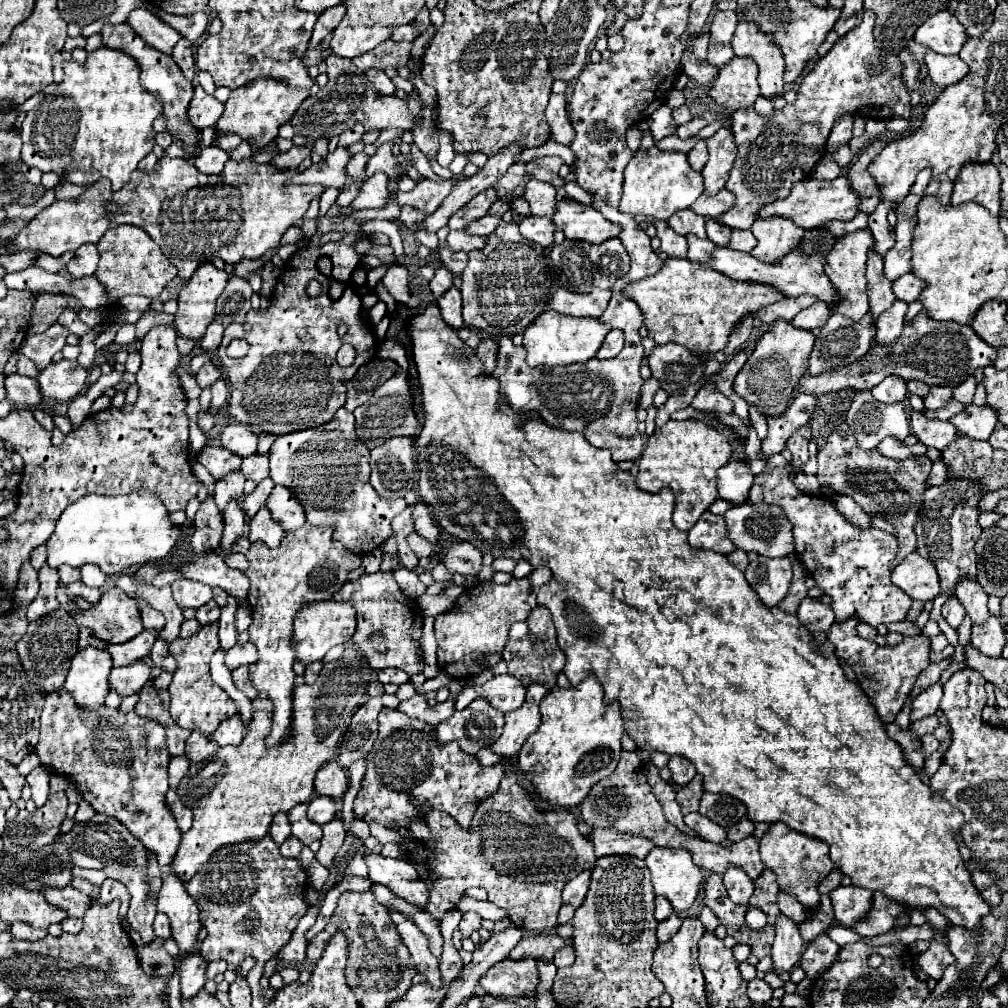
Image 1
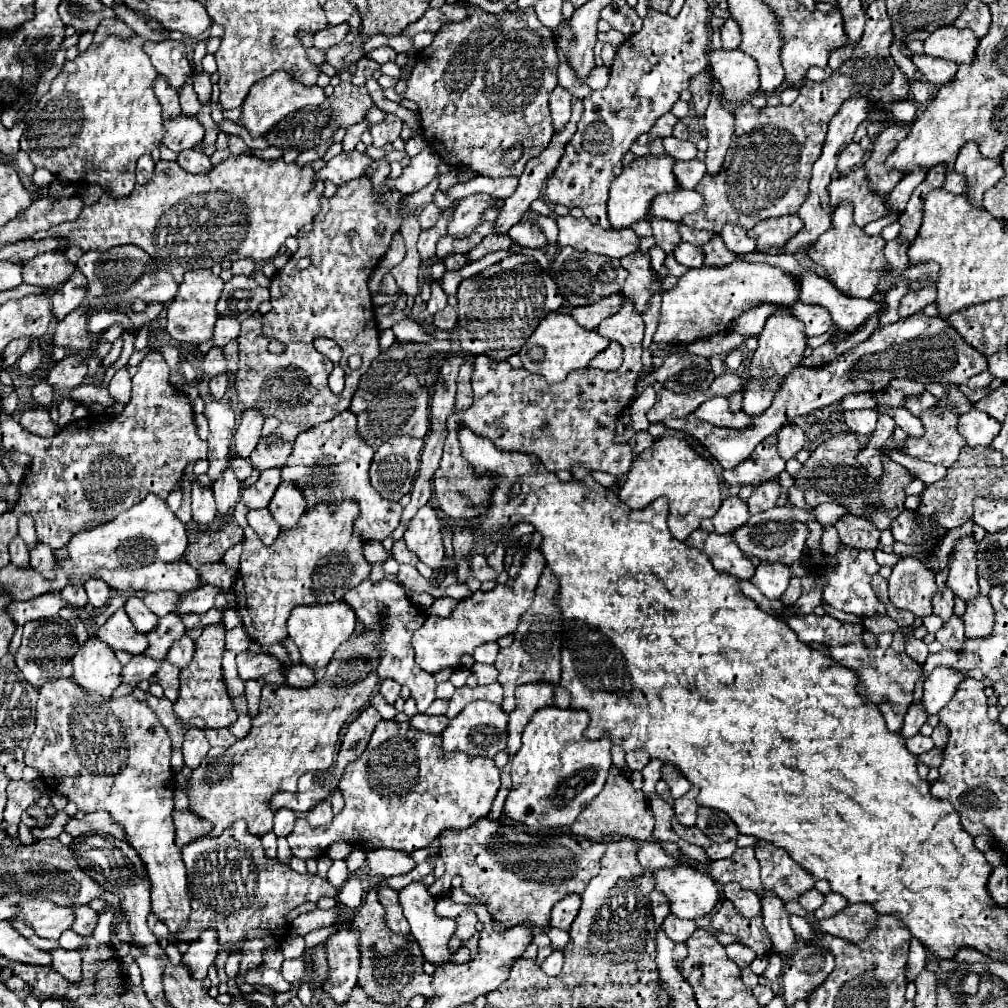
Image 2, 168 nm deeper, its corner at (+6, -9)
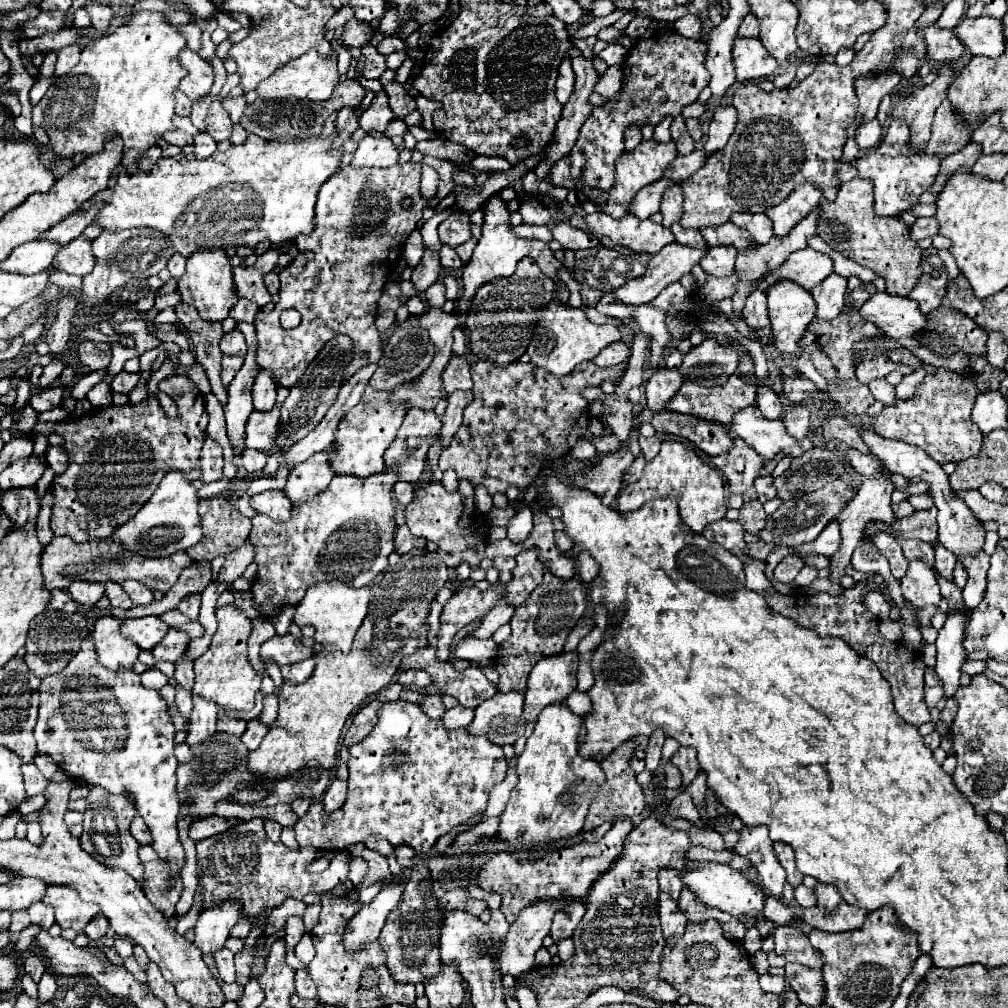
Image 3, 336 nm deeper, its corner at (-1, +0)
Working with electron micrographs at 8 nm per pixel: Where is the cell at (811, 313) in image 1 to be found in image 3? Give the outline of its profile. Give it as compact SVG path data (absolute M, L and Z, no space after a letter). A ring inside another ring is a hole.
M829 274L821 284L817 284L811 294L817 302L817 320L833 320L835 316L841 314L845 306L845 290L847 290L847 280L841 278L839 274Z

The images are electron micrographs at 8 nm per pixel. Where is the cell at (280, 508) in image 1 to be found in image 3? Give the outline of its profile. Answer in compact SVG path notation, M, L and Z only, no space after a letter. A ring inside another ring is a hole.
M323 450L321 454L307 458L307 462L301 462L291 470L283 492L293 504L301 504L313 500L319 492L323 492L329 486L333 476L335 474L333 470L329 470L329 464L325 462L325 450Z

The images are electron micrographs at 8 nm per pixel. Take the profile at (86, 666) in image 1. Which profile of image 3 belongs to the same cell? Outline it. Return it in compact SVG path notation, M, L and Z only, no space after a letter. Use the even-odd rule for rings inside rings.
M101 616L95 622L95 628L91 632L91 640L97 648L97 660L107 670L119 670L119 668L131 668L137 660L139 646L121 638L119 632L121 620L115 616Z

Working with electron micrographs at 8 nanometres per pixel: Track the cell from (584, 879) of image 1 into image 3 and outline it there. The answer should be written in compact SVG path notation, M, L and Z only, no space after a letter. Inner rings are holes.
M581 900L569 902L569 906L559 910L553 916L553 924L551 924L551 936L553 936L553 940L571 936L573 930L577 928L579 920L583 918L583 914L585 914L585 904Z

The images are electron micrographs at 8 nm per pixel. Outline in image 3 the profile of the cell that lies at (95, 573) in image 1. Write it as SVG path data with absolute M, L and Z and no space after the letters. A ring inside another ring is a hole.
M105 582L105 594L107 594L111 606L115 606L115 608L131 608L133 606L133 602L125 594L123 586L117 582Z

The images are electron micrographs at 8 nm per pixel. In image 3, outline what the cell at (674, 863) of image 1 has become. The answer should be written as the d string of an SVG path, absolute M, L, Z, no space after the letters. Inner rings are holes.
M689 860L685 870L679 872L679 876L681 876L683 886L689 888L703 906L713 906L723 912L729 912L731 916L743 916L743 918L755 918L761 912L763 888L757 886L755 882L747 880L739 870L733 870L733 868L729 868L725 864L717 864L717 862Z

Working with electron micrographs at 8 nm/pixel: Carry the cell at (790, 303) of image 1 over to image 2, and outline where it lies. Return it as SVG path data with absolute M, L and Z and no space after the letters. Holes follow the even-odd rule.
M756 305L752 307L750 311L742 313L734 323L732 323L732 331L736 331L738 335L744 335L744 337L758 337L768 315L774 311L774 305Z

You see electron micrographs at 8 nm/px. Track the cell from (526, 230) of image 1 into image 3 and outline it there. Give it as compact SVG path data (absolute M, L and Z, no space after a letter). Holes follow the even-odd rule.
M523 200L519 214L523 216L523 224L533 224L533 226L547 226L551 220L549 210L539 200Z

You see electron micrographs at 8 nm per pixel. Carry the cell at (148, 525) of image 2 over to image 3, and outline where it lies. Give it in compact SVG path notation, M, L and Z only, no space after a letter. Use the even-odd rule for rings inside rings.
M177 472L165 474L159 482L153 496L143 504L143 508L129 518L125 524L113 530L111 538L115 538L125 550L137 552L147 558L163 558L171 556L179 550L187 550L201 540L201 522L197 514L197 492L191 488L187 478L181 478Z

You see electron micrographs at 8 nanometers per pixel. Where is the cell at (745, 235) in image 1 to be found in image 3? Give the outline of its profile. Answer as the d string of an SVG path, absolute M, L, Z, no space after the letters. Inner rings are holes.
M733 214L731 222L747 230L751 240L757 244L765 244L773 236L773 228L769 226L769 220L765 218L765 214Z

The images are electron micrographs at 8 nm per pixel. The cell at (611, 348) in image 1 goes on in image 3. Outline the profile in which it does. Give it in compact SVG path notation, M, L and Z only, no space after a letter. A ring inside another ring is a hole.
M613 342L609 344L605 350L601 350L601 354L595 358L595 364L601 366L601 368L607 368L607 366L617 366L621 362L627 362L629 360L629 346L625 342Z

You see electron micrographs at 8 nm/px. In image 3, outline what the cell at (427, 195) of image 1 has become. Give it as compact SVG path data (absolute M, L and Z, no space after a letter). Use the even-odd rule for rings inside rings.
M445 208L441 212L437 212L433 218L425 220L425 224L421 226L421 236L423 236L423 242L425 246L433 248L435 252L441 248L441 242L439 242L439 234L437 234L437 226L451 214L451 208Z

